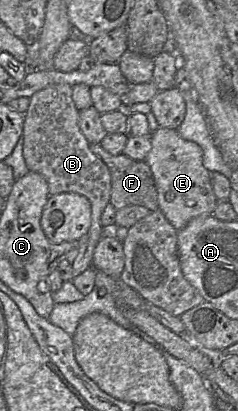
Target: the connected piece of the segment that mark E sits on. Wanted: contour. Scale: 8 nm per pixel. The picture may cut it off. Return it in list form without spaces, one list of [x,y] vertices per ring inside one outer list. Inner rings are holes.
[[[160,127],[151,134],[151,150],[145,162],[154,177],[159,209],[176,230],[181,230],[196,217],[212,215],[218,200],[212,188],[210,172],[203,165],[203,151],[198,144],[182,138],[178,130]]]

